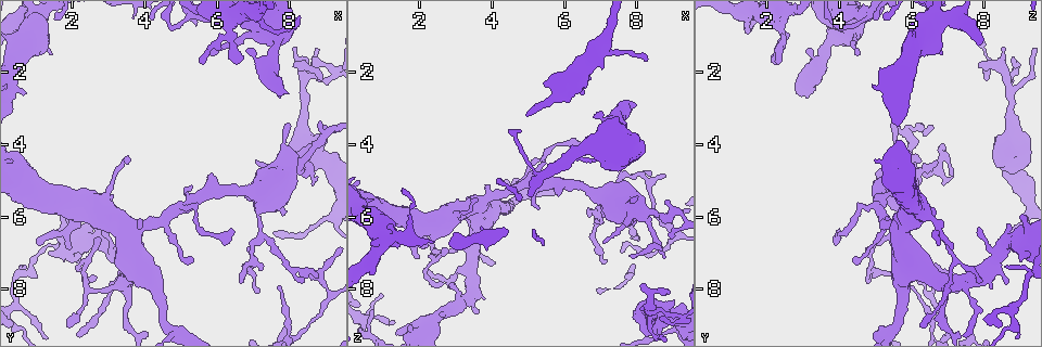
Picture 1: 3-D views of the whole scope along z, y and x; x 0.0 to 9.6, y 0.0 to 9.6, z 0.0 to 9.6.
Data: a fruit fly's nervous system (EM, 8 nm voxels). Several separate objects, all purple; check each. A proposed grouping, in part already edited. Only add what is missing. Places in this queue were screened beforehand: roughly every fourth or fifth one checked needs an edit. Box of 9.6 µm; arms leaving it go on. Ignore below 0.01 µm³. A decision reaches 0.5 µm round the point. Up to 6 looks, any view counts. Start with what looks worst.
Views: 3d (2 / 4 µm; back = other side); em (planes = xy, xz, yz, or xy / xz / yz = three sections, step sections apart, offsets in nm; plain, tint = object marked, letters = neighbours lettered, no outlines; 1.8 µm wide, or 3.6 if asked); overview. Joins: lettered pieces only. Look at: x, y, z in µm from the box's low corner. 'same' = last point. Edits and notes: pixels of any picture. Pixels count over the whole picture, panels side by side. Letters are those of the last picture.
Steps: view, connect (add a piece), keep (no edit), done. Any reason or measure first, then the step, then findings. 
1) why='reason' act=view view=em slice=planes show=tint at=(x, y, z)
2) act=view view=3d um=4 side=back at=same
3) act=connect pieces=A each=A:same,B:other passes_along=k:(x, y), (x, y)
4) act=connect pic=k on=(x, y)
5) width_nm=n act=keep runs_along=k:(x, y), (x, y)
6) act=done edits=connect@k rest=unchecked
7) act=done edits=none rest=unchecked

why='calibre changes' act=view view=3d um=4 at=(6.75, 1.00, 4.35)

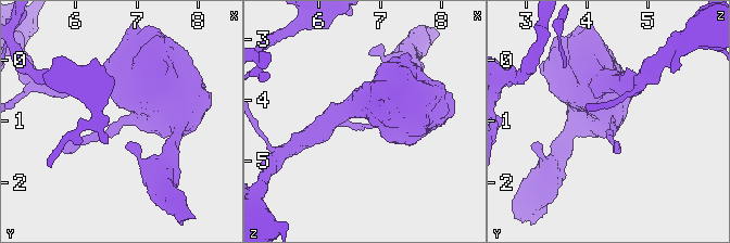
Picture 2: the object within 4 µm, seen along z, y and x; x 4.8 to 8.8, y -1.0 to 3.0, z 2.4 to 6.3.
act=view view=em slice=yz step=4 show=tint at=(6.75, 1.00, 4.40)

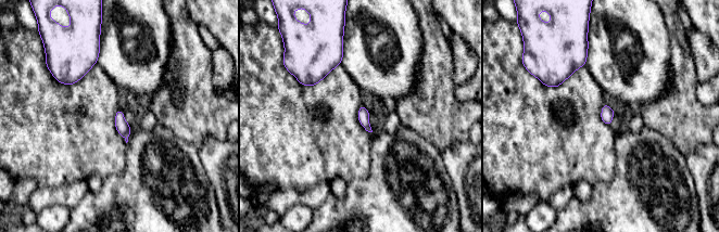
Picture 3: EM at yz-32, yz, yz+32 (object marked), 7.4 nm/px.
why='see the neighbours' act=view view=em slice=yz step=4 show=letters at=same

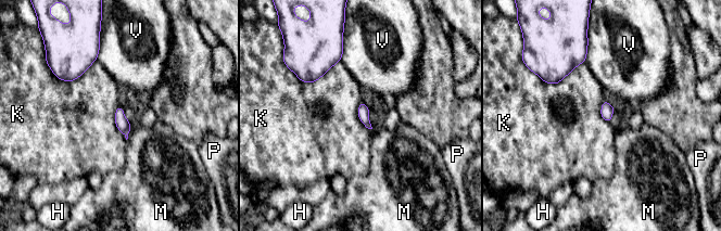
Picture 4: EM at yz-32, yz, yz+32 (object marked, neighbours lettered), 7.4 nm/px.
longest_contact=K:360nm act=keep each=H:other,K:other,M:other,P:other,V:other border=4:(584, 61), (557, 84), (538, 76) found='none of them fits'

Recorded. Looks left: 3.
why='free end' act=view view=3d um=2 side=back at=(8.10, 1.30, 8.55)

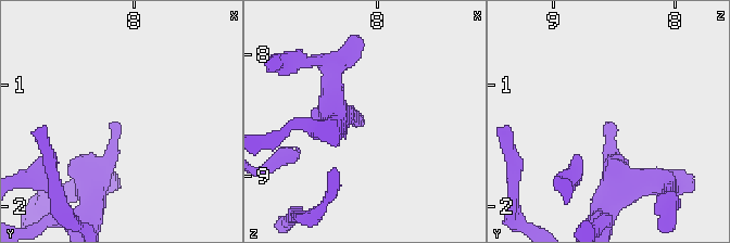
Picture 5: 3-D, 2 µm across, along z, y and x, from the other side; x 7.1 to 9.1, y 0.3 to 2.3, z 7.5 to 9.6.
act=view view=em slice=planes show=plain at=(8.12, 1.32, 8.56)

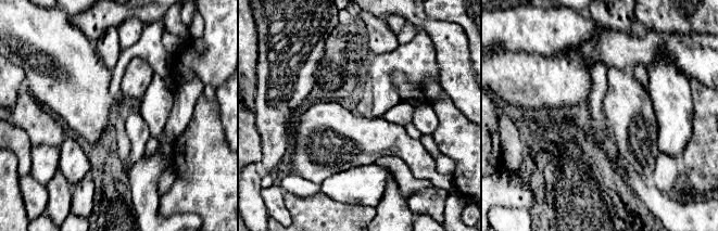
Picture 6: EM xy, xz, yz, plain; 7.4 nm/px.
act=view view=em slice=planes show=letters at=same

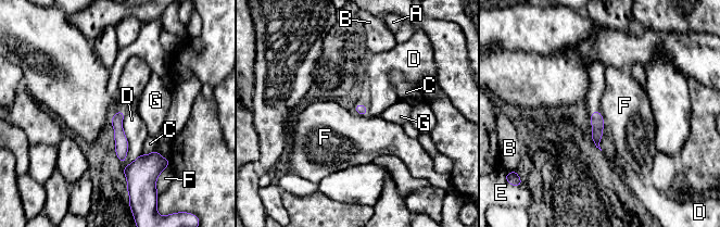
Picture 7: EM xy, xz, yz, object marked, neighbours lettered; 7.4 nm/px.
act=keep each=A:other,B:other,C:other,D:other,E:other,F:other,G:other runs_along=7:(118, 114), (122, 159) found='none of them fits'

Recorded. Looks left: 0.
act=done edits=none rest=unchecked

